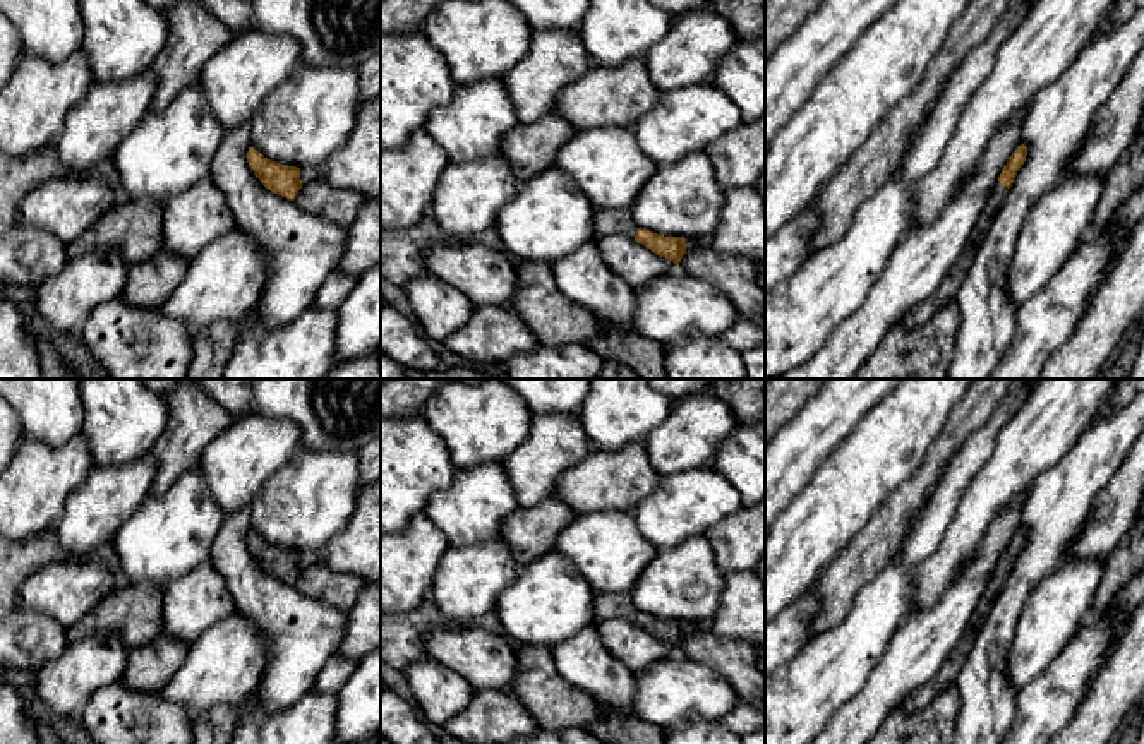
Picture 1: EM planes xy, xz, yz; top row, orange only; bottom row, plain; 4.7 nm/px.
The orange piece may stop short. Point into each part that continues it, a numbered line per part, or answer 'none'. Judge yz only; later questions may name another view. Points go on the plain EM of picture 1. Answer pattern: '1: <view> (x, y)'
1: yz (999, 576)

